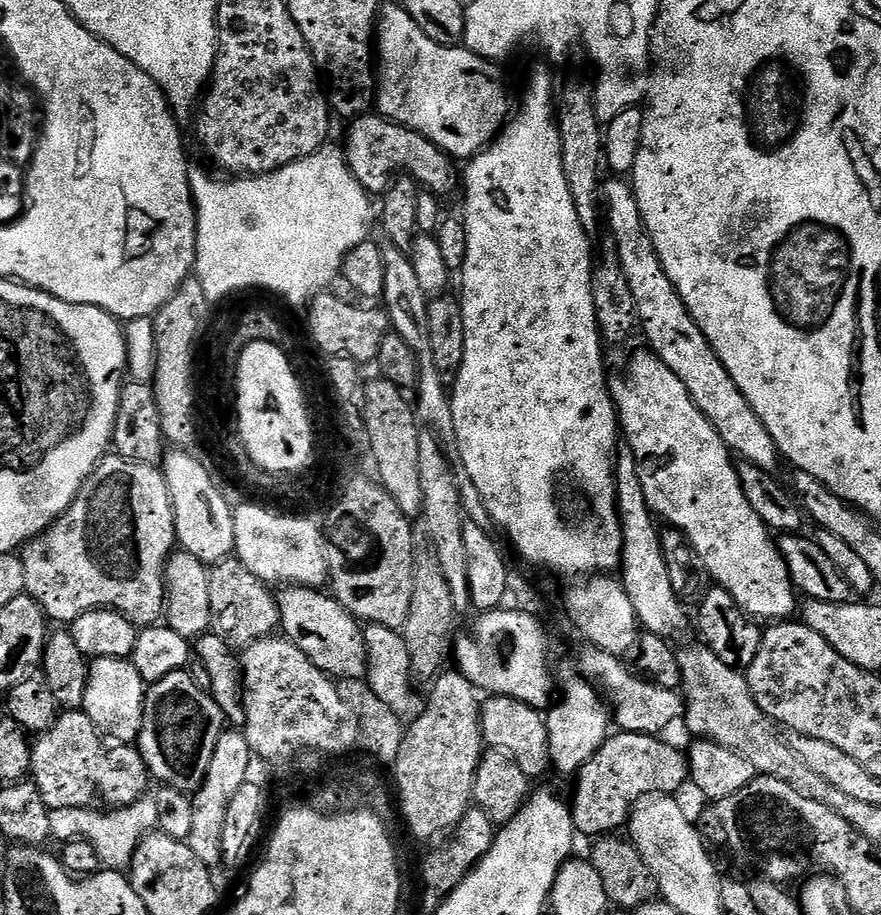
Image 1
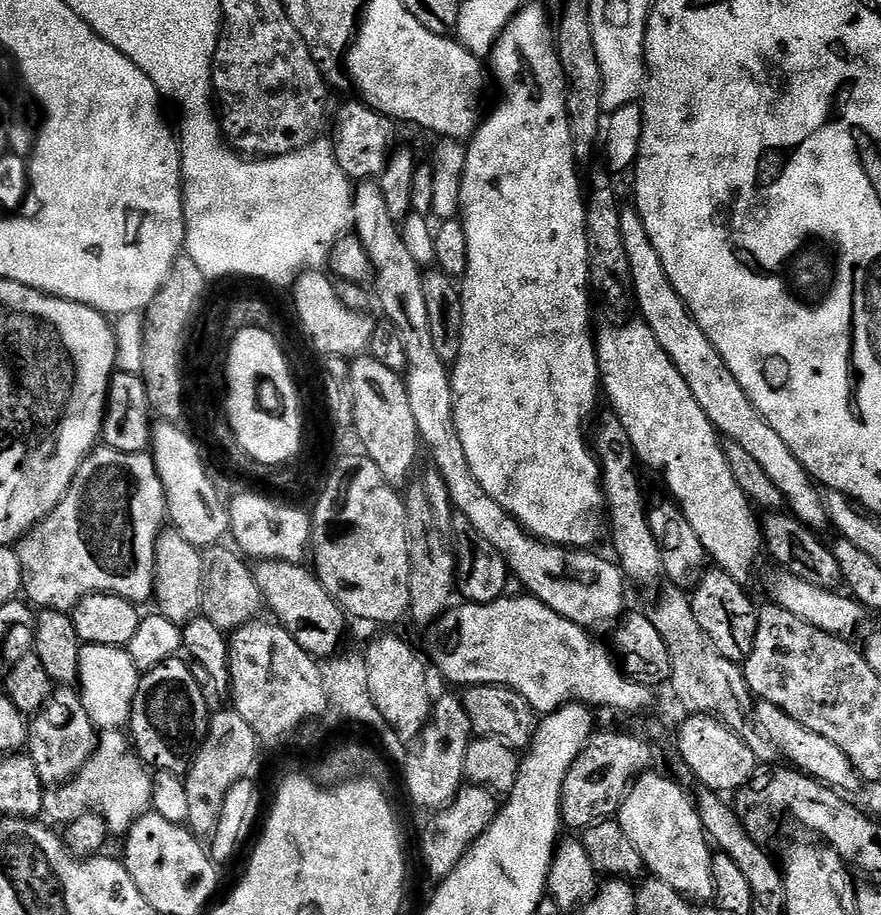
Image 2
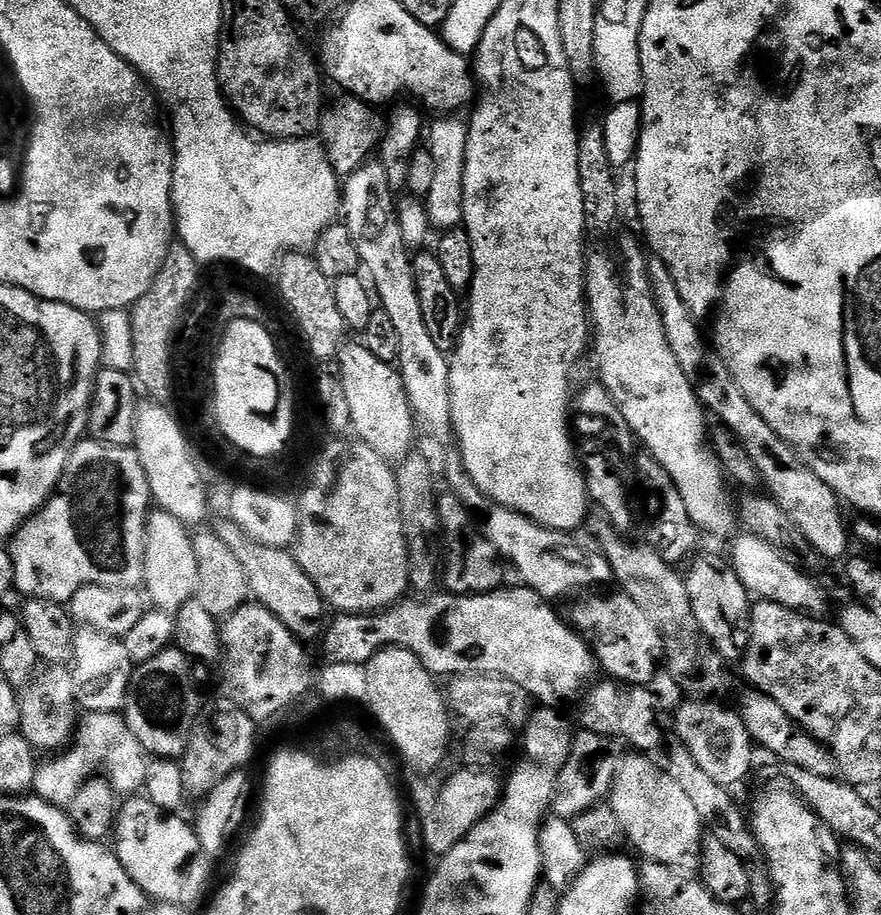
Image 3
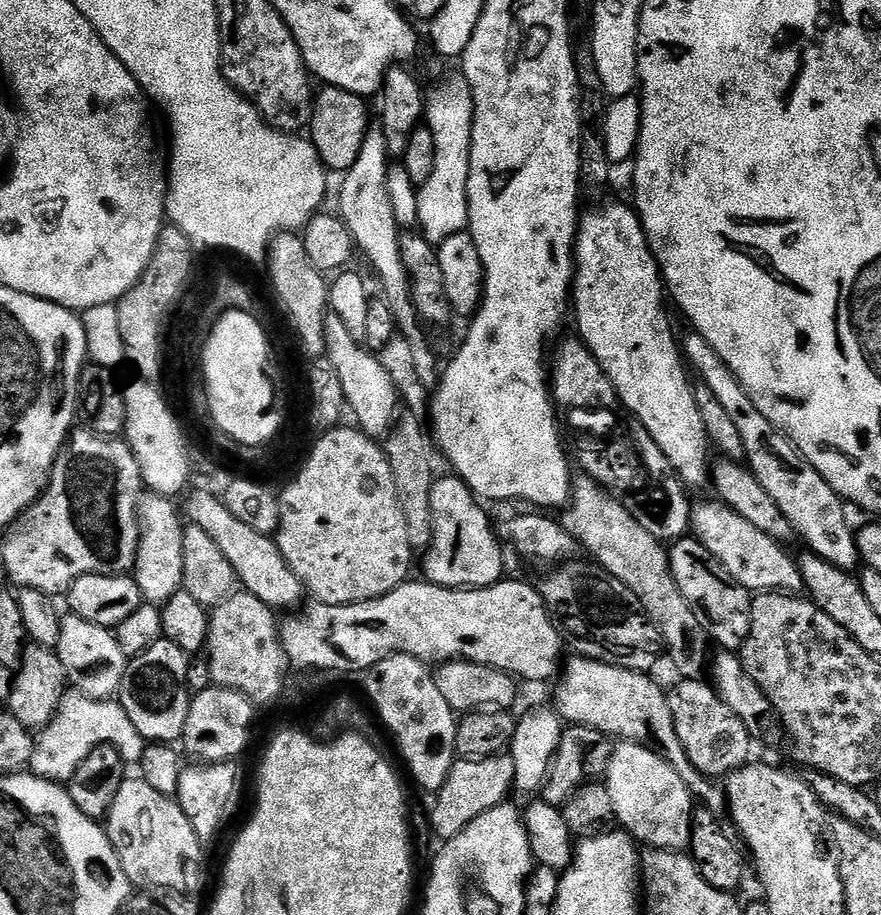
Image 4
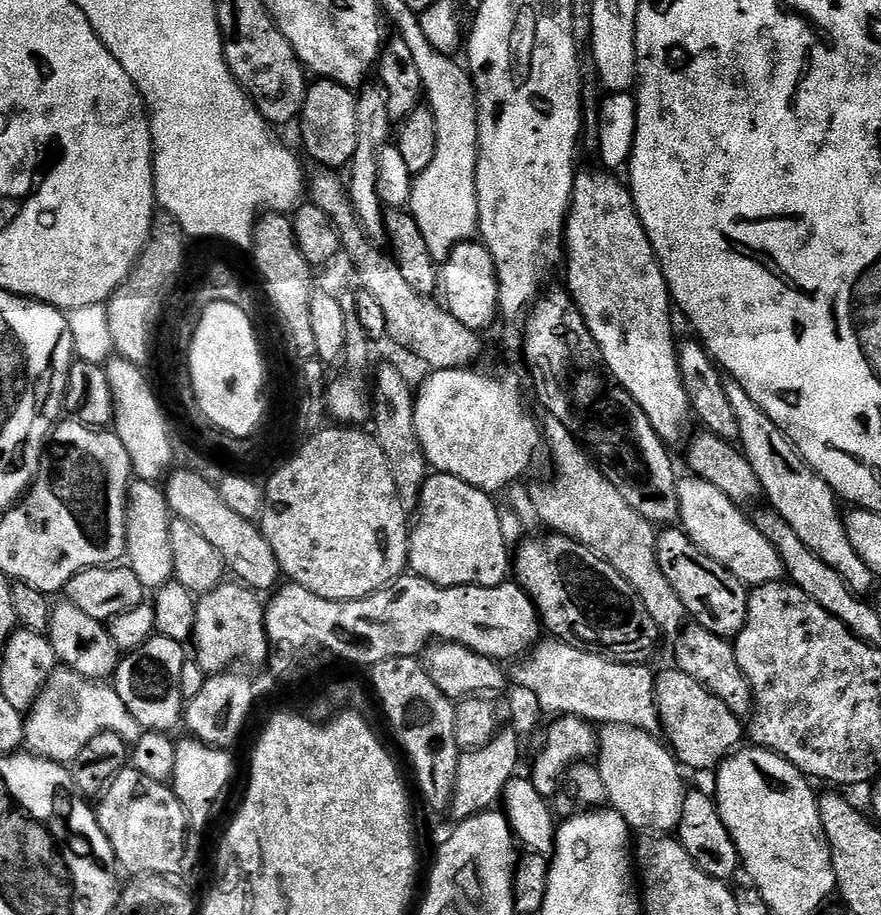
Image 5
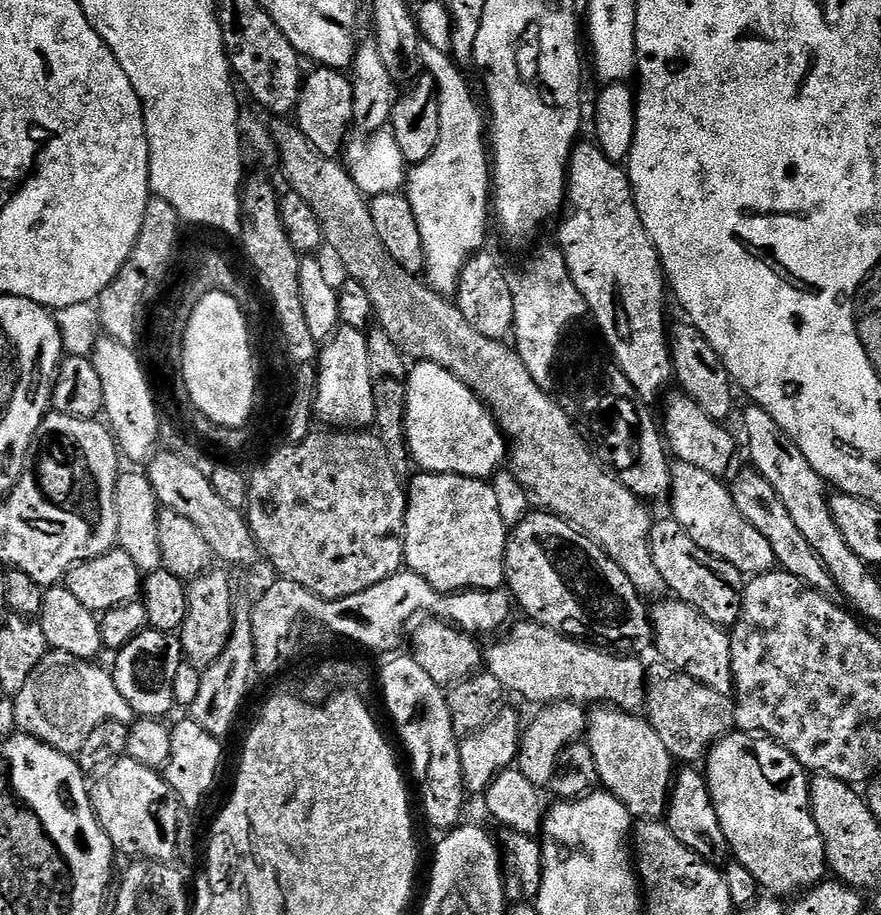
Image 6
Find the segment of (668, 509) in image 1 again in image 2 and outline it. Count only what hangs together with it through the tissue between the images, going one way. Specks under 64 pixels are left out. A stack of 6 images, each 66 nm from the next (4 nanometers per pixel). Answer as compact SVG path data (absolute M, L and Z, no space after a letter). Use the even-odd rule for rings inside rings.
M643 322L624 324L621 328L599 329L596 340L596 357L600 363L600 383L603 395L608 396L611 411L622 422L626 434L630 434L633 453L641 465L644 464L652 472L657 472L664 479L667 495L675 500L677 506L686 514L686 522L694 526L694 534L708 551L711 563L721 568L730 578L747 585L752 571L756 568L756 559L762 556L762 524L752 503L742 494L738 482L734 482L734 474L730 474L730 462L726 462L726 454L721 437L716 427L706 418L702 406L690 394L690 386L686 386L686 378L678 374L678 366L670 362L670 354L658 346L658 338L654 338L654 330Z

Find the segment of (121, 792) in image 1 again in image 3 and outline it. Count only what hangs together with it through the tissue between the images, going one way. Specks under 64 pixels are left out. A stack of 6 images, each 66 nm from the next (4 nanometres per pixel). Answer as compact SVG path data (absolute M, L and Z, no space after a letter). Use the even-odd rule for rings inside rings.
M48 666L37 675L20 696L18 732L26 738L26 742L30 742L30 746L37 753L56 754L75 737L81 716L82 709L76 702L76 683L71 671L64 666Z

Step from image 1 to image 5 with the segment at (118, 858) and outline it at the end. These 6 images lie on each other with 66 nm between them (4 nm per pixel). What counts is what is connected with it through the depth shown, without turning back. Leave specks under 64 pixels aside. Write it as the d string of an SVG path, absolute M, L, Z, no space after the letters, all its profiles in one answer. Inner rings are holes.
M60 666L26 713L24 744L35 755L68 766L82 754L82 746L86 746L94 734L113 732L133 745L138 742L141 731L140 723L132 717L130 710L126 710L126 702L122 702L111 683L88 680L72 668Z

